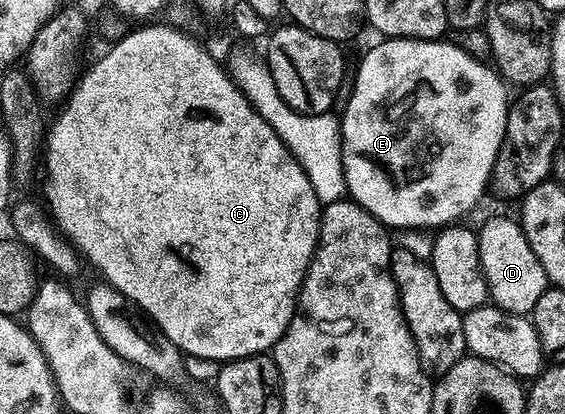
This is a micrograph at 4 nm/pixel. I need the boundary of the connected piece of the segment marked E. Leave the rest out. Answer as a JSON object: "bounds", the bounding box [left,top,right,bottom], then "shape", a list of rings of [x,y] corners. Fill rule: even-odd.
{"bounds":[340,37,511,231],"shape":[[[391,37],[389,39],[379,40],[379,45],[374,45],[362,57],[362,62],[358,65],[358,70],[353,70],[352,81],[354,77],[354,86],[350,89],[350,98],[346,101],[346,110],[340,113],[340,120],[342,123],[342,166],[344,167],[344,179],[346,180],[347,194],[359,205],[364,207],[372,214],[376,220],[381,221],[383,225],[389,227],[391,230],[428,230],[434,231],[439,227],[445,227],[451,223],[457,222],[478,200],[482,197],[482,192],[487,192],[490,183],[490,172],[496,163],[496,155],[500,151],[500,143],[504,143],[504,131],[506,130],[506,120],[510,114],[511,102],[506,101],[506,89],[508,90],[507,82],[503,81],[501,76],[487,62],[477,61],[472,55],[466,54],[460,47],[451,44],[449,40],[439,39],[437,41],[421,41],[420,39],[412,39],[411,37]]]}

